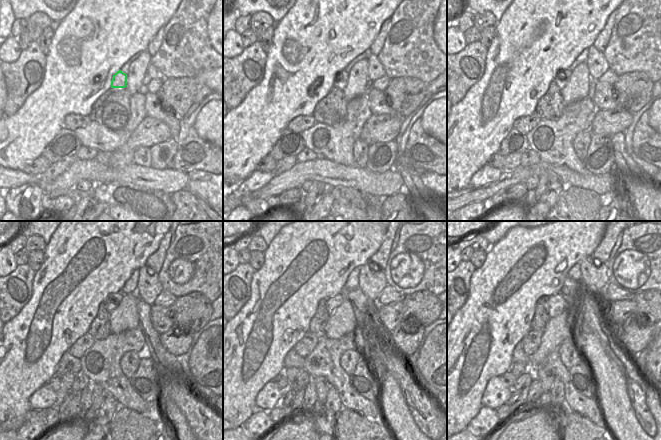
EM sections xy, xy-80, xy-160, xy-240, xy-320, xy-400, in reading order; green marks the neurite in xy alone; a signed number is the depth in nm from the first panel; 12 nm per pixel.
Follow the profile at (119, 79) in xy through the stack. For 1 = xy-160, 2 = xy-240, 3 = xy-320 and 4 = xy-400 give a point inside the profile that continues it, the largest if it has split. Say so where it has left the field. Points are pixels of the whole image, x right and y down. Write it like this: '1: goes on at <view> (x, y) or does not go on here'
1: goes on at xy-160 (561, 79)
2: goes on at xy-240 (111, 303)
3: goes on at xy-320 (333, 302)
4: goes on at xy-400 (555, 305)

